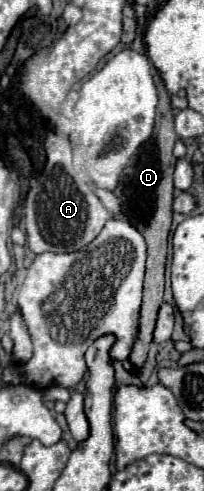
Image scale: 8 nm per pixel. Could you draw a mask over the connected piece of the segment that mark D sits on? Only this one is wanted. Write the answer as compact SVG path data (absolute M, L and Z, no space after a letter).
M160 73L154 75L154 83L160 95L160 105L156 113L156 127L152 139L140 147L140 151L130 159L128 167L122 173L122 179L118 183L118 189L114 191L118 199L122 199L122 213L126 219L144 235L148 245L148 263L146 263L146 279L144 279L144 301L142 301L142 313L140 313L140 335L134 343L134 349L130 353L130 361L134 365L142 365L148 347L152 343L152 331L156 325L156 315L162 305L164 295L164 265L166 265L166 245L168 245L168 233L172 225L172 199L174 199L174 185L172 185L172 173L176 165L176 157L172 155L174 143L178 141L178 135L174 131L174 111L170 105L170 93L164 87L164 81Z

